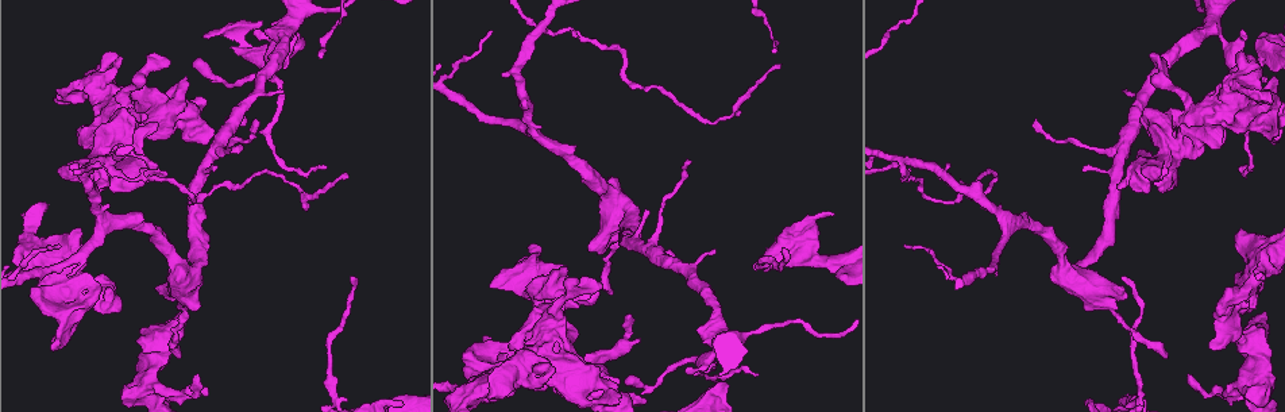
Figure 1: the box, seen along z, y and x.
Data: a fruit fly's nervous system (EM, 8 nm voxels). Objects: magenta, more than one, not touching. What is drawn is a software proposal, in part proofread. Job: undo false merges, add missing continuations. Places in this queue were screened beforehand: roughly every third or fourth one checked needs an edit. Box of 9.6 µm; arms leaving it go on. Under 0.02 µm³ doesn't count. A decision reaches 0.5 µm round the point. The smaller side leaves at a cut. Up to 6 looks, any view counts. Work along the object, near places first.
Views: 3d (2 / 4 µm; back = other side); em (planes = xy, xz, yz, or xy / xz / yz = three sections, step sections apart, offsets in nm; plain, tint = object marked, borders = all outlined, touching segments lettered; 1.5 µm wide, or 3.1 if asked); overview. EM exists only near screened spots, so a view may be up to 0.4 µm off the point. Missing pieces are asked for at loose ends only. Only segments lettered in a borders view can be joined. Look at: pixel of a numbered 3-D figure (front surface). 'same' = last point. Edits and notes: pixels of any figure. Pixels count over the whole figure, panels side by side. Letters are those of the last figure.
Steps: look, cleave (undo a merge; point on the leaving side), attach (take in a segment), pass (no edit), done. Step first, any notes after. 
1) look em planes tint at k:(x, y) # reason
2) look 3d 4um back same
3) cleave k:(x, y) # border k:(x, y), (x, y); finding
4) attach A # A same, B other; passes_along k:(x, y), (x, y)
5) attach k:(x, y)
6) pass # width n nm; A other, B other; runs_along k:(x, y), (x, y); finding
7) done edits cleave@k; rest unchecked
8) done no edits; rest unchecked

look 3d 2um at 1:(1267, 316) # an open end

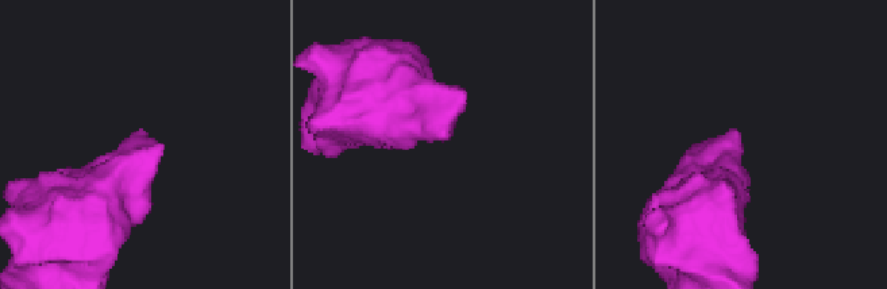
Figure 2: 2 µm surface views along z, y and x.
look em 3.1um xz step 16 borders at 2:(739, 133)

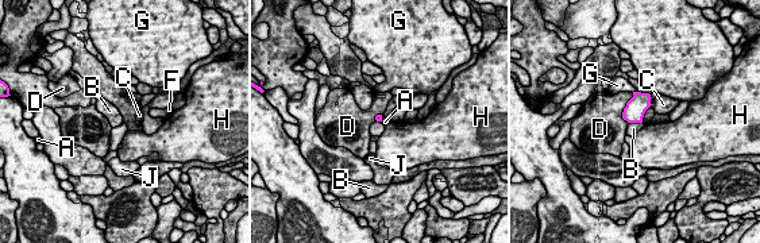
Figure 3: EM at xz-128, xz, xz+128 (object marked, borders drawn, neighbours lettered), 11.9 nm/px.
pass # A other, B other, C other, D other, F other, G other, H other, J other; border 3:(629, 122), (641, 123); none of them fits

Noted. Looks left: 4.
look 3d 2um at 1:(590, 294) # branch stops here

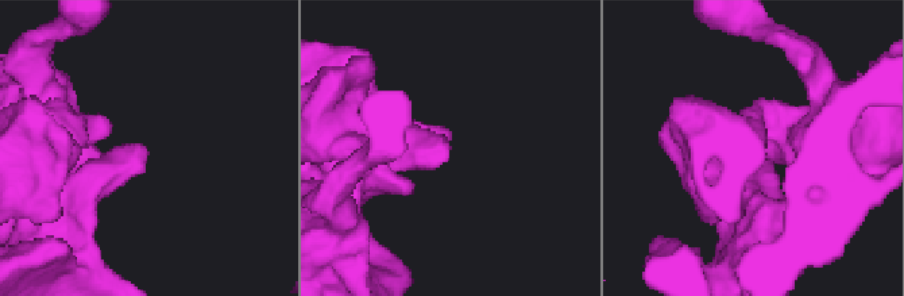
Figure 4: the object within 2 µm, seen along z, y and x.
look em planes tint at 4:(448, 154) # need the tissue

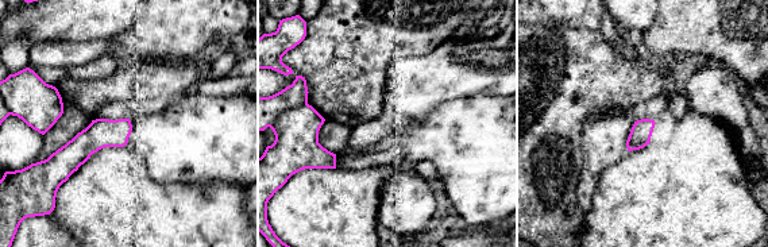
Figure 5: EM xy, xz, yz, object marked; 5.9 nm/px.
look em planes borders same

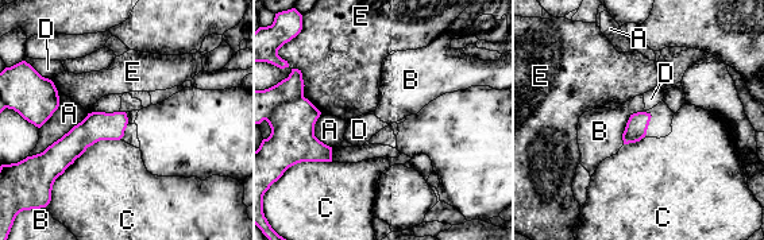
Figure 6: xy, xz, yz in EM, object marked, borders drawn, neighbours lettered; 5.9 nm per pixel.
pass # A other, B other, C other, D other, E other; border 6:(643, 111), (629, 117), (622, 143); none of them fits

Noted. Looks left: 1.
done no edits; rest unchecked

